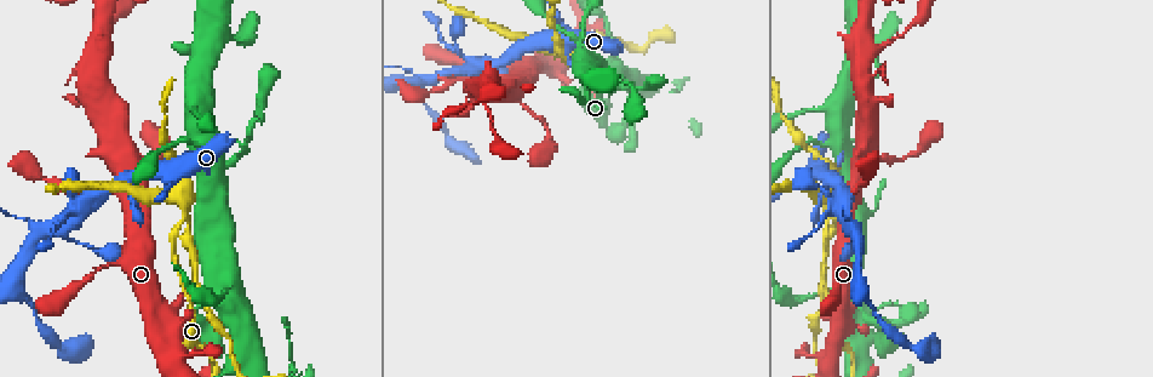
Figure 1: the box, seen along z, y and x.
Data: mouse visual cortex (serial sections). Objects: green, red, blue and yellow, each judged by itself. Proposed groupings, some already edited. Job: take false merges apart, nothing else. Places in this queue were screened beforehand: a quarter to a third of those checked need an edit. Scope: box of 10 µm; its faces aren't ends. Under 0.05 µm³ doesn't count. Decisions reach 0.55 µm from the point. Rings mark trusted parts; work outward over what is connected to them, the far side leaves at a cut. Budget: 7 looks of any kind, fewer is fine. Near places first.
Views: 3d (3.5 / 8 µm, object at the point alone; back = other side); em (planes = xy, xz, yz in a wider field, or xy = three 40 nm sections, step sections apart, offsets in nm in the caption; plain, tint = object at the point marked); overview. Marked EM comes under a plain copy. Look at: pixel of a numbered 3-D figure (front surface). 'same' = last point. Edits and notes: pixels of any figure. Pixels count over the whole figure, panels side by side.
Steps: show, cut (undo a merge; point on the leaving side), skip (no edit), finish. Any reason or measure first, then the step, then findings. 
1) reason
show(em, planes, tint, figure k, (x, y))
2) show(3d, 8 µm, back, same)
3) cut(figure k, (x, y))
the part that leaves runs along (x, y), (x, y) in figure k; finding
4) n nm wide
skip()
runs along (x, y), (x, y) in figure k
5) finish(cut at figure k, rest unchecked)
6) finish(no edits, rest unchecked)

small branch off a trunk
show(3d, 8 µm, figure 1, (845, 160))

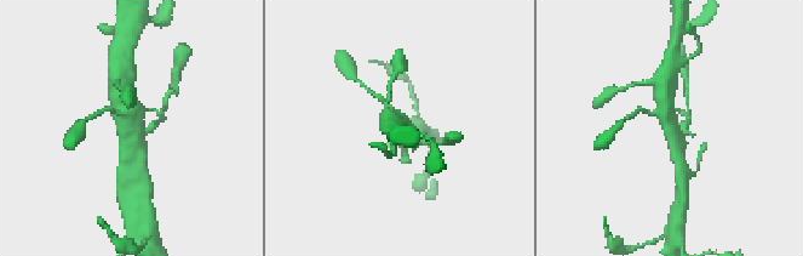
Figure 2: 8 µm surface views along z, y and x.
show(em, xy, step 3, tint, same)

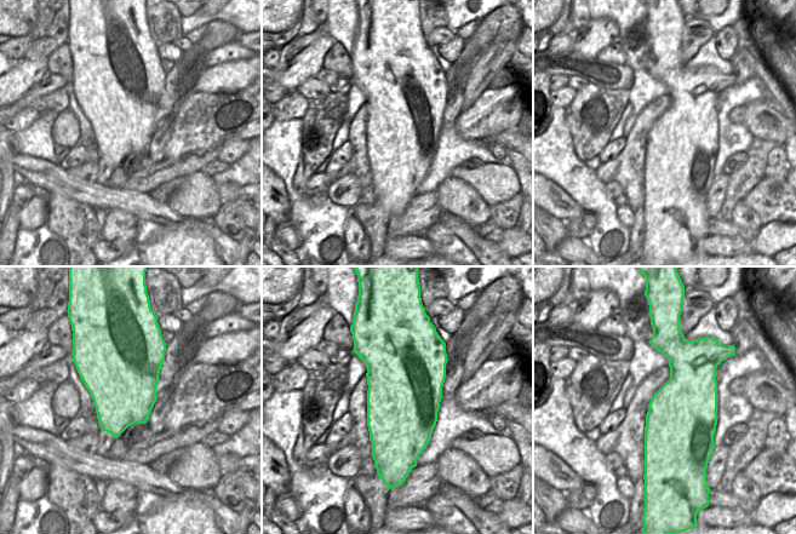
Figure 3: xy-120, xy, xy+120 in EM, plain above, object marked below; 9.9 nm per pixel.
skip()
runs along (678, 159), (665, 92) in figure 2; continuous, no second cell

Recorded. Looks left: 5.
sharp bend
show(3d, 3.5 µm, figure 1, (877, 41))

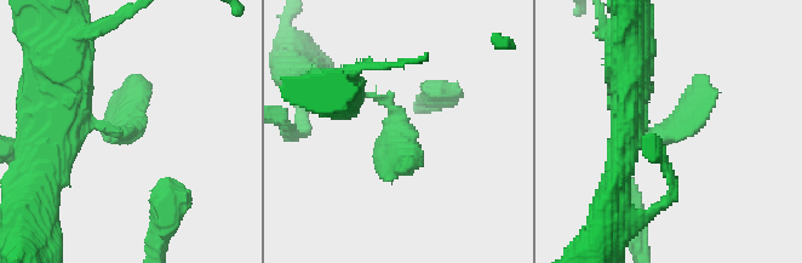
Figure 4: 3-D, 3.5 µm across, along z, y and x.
shape alone is not enough
show(em, xy, step 3, tint, figure 4, (125, 133))

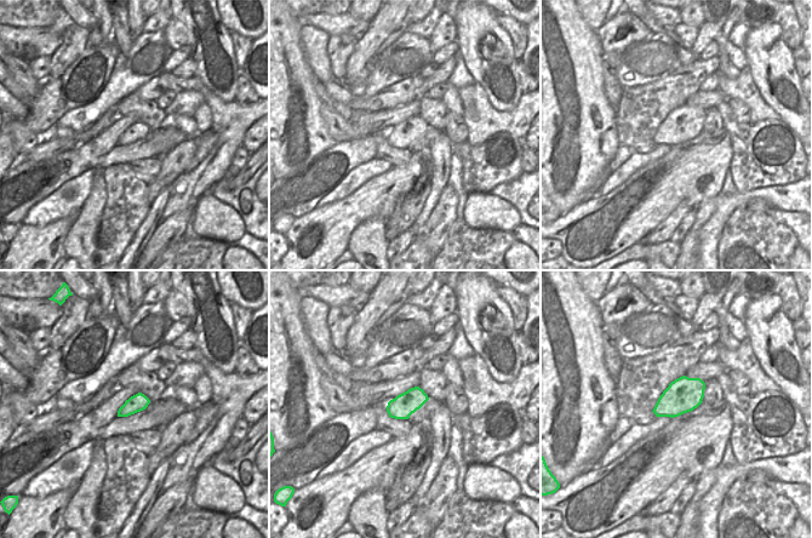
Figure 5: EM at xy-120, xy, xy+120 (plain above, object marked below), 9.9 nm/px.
skip()
runs along (333, 91), (389, 106), (400, 153), (412, 165) in figure 4; continuous, no second cell

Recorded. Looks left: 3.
show(3d, 3.5 µm, figure 1, (849, 228))

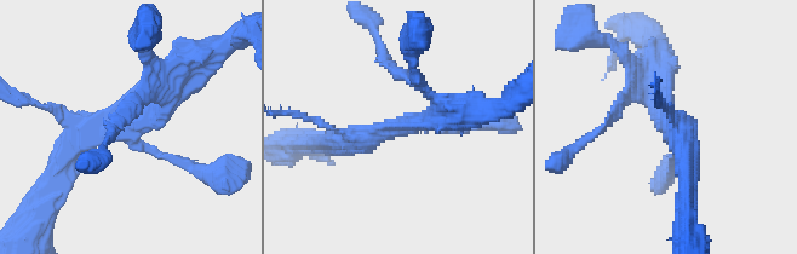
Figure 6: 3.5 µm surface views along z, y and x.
3 arms; arms of 100, 350, 350 nm
show(em, xy, step 1, tint, figure 6, (404, 127))

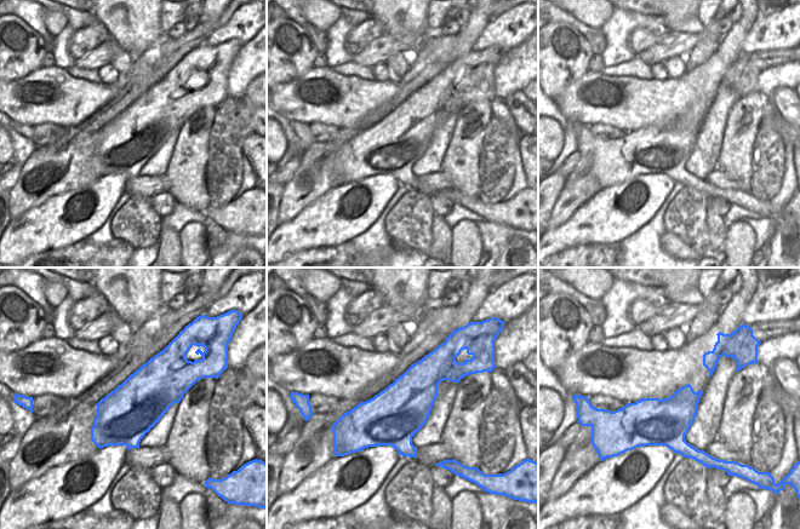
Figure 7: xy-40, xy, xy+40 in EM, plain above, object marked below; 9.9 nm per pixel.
skip()
runs along (185, 61), (67, 154) in figure 6; one cell here

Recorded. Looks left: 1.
finish(no edits, rest unchecked)

